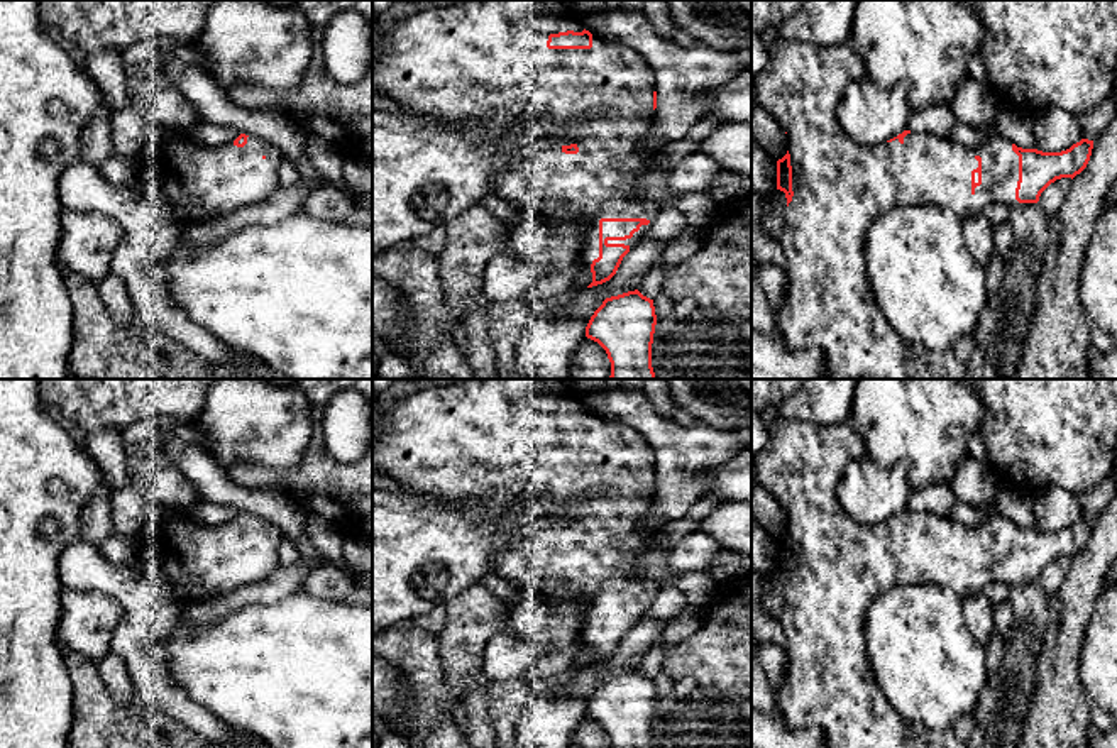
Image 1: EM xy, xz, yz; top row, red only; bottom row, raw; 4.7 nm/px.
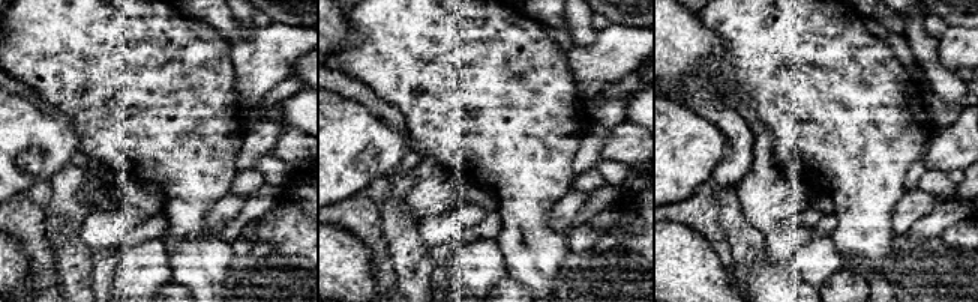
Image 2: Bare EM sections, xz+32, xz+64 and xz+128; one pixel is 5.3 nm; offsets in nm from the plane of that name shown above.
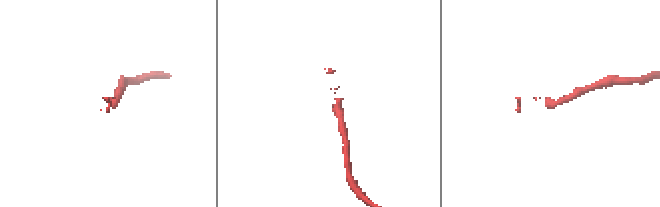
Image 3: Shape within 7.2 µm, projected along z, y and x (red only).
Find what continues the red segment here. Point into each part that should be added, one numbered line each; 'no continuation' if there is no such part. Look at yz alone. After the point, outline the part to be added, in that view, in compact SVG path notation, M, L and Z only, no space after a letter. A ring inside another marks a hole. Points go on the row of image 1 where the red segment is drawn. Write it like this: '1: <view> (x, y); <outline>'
1: yz (840, 188); M775 39L768 46L767 64L755 74L757 105L767 110L787 132L792 166L792 201L787 206L780 245L785 256L787 291L777 318L779 333L792 350L819 349L824 357L824 379L911 379L905 367L907 342L887 322L875 303L865 269L865 240L870 225L897 206L939 205L951 208L961 220L983 213L992 203L1010 210L1024 206L1015 200L1019 156L1012 142L993 132L980 146L963 146L951 137L907 134L880 146L858 146L836 120L845 88L867 76L865 63L848 44L816 46ZM982 168L982 184L971 188L971 171Z

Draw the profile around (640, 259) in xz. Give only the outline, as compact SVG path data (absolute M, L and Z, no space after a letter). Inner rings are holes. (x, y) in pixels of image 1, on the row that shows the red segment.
M645 237L638 245L630 249L609 281L575 293L575 298L570 303L570 318L586 332L591 316L606 298L640 288L643 278L655 267L665 247L667 244Z

